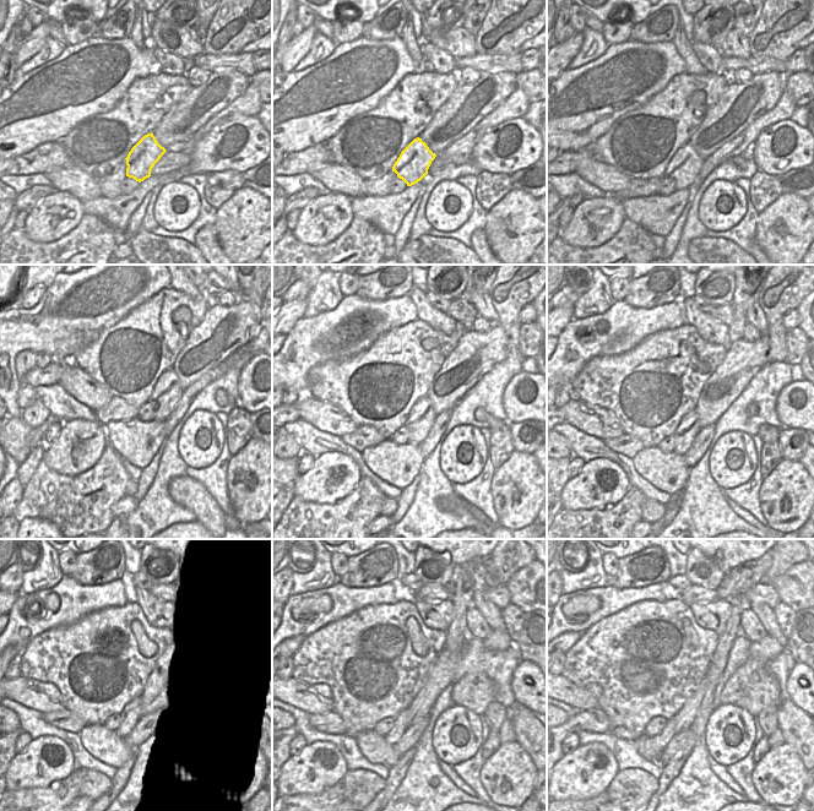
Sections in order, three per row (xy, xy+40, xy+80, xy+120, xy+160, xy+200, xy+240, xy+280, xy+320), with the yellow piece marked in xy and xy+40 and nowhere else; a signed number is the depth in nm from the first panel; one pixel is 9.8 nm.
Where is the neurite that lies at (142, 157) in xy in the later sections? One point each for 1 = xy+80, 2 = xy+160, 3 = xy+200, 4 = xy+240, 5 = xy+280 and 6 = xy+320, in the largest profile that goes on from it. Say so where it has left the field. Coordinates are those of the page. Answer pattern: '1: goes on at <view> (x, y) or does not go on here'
1: goes on at xy+80 (684, 167)
2: goes on at xy+160 (397, 464)
3: goes on at xy+200 (668, 473)
4: goes on at xy+240 (109, 746)
5: goes on at xy+280 (378, 749)
6: goes on at xy+320 (650, 747)

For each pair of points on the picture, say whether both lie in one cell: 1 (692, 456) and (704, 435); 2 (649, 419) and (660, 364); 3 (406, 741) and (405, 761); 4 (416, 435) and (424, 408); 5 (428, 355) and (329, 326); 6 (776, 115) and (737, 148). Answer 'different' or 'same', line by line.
1: same
2: same
3: different
4: same
5: different
6: same

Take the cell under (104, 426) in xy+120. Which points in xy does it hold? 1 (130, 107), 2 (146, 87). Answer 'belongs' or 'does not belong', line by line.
1: belongs
2: belongs

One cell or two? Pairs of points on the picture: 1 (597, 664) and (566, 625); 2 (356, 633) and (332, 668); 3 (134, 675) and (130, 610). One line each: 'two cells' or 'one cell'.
1: two cells
2: one cell
3: one cell

